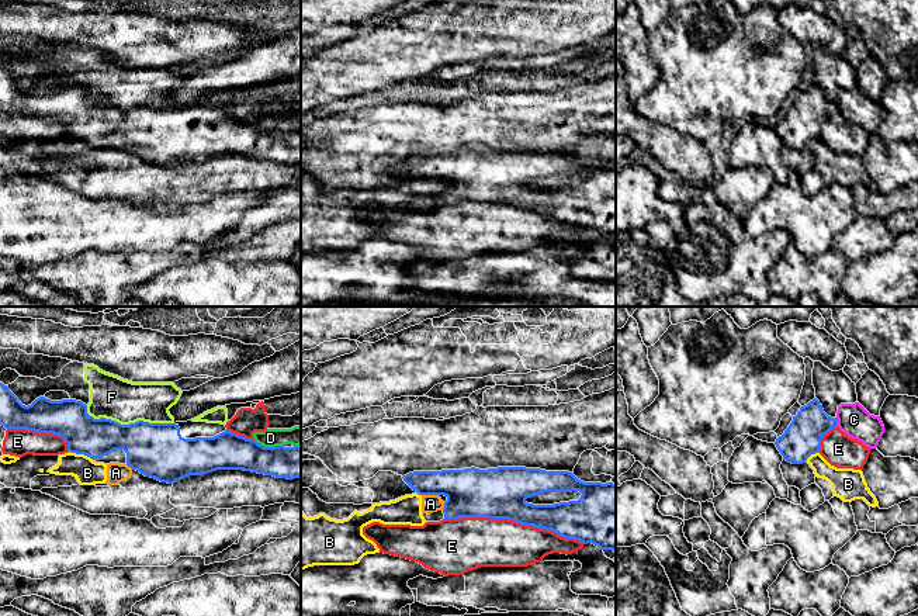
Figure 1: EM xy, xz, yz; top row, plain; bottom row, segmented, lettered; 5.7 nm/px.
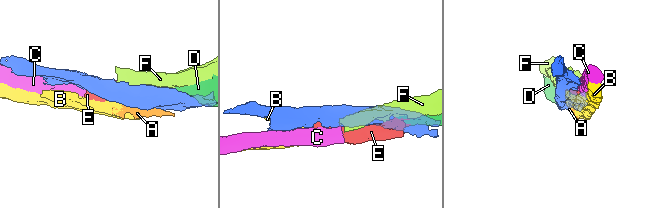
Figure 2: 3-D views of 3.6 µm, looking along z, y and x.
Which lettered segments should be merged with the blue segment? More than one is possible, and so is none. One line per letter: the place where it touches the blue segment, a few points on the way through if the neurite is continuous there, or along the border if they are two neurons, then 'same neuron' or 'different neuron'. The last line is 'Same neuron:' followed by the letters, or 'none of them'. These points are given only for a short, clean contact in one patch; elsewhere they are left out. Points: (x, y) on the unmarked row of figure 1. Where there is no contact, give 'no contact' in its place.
A: meets blue in xz at (430, 179); different neuron
B: meets blue in xy at (80, 138); border along xy (69, 135), (86, 139), (90, 144); different neuron
C: meets blue in yz at (837, 107); different neuron
D: meets blue in xy at (269, 132); different neuron
E: meets blue in xz at (515, 206); different neuron
F: meets blue in xy at (127, 110); different neuron
Same neuron: none of them

